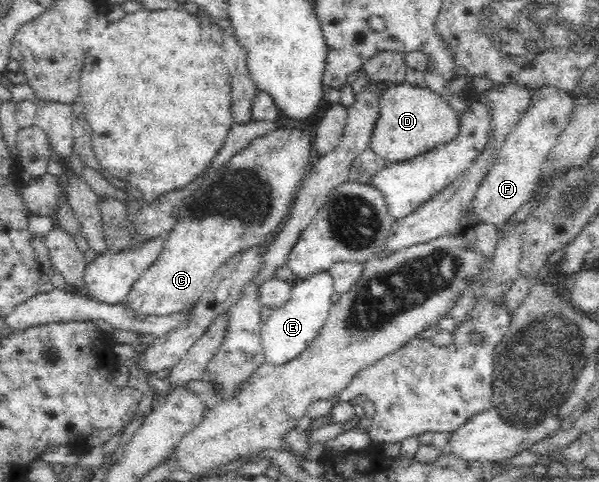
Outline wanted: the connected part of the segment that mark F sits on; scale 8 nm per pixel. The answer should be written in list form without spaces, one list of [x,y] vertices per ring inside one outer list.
[[[545,86],[532,92],[530,105],[518,125],[506,137],[494,165],[478,187],[471,210],[477,224],[492,223],[501,227],[524,203],[530,201],[540,182],[542,165],[569,122],[575,99],[574,95],[558,87]]]

